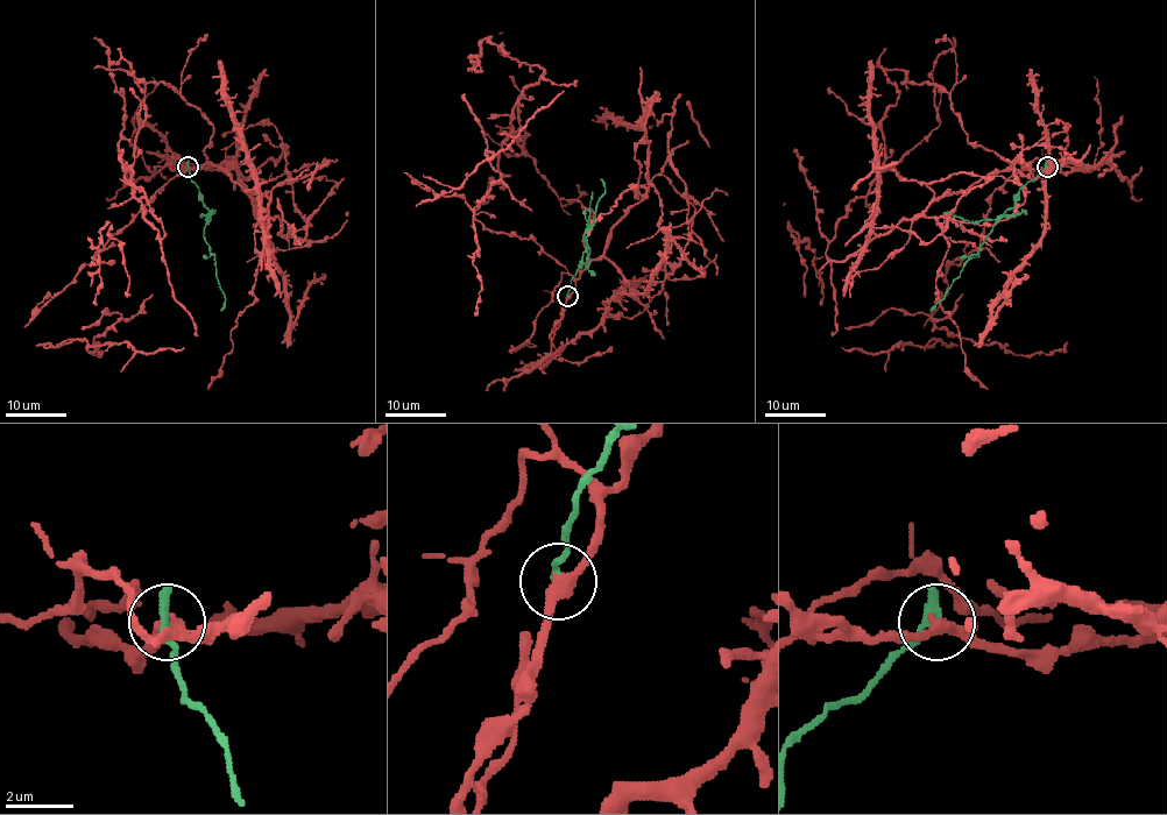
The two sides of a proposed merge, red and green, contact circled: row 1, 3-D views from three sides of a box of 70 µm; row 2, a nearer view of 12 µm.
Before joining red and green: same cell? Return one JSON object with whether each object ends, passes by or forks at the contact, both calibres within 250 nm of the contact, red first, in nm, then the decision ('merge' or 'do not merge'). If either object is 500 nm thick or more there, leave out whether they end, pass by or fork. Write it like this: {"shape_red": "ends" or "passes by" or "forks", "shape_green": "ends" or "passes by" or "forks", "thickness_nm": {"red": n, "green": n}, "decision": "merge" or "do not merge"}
{"shape_red": "passes by", "shape_green": "ends", "thickness_nm": {"red": 320, "green": 320}, "decision": "do not merge"}

